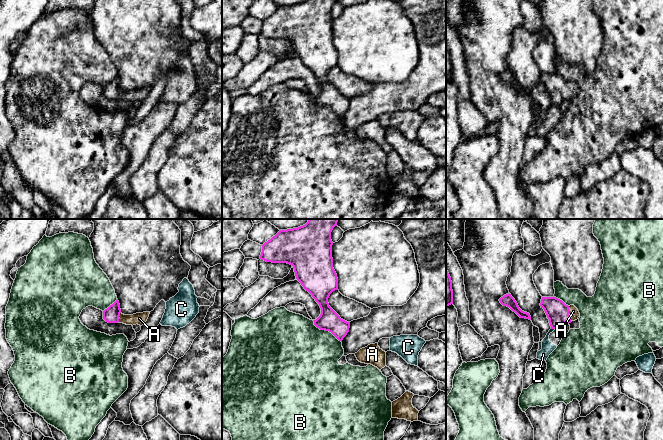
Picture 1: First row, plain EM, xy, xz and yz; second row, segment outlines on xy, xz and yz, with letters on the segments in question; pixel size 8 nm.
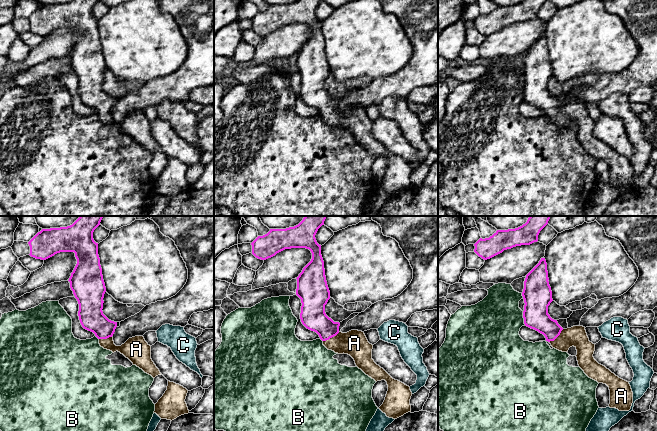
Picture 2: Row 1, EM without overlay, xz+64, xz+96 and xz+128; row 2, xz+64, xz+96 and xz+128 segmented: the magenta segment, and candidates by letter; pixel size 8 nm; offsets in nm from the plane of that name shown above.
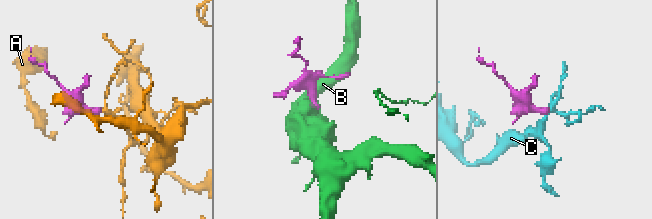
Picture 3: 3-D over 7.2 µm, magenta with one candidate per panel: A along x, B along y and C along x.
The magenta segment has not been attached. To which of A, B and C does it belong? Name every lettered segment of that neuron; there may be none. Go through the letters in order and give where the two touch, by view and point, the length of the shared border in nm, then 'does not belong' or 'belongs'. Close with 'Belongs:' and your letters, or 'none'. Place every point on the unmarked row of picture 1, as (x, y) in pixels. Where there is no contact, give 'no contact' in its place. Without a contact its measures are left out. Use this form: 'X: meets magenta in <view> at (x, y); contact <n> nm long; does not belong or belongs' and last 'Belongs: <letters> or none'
A: meets magenta in yz at (568, 90); contact 130 nm long; belongs
B: meets magenta in xz at (326, 106); contact 300 nm long; does not belong
C: meets magenta in yz at (553, 104); contact 30 nm long; does not belong
Belongs: A

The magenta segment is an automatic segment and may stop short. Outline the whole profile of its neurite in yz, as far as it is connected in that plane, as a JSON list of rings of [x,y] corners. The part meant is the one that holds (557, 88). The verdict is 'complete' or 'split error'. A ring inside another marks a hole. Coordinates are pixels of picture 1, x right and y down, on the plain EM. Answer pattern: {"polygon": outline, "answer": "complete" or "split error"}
{"polygon": [[[542,73],[540,82],[549,95],[551,105],[560,105],[565,99],[571,99],[580,92],[574,81],[568,82],[556,73]]], "answer": "split error"}

